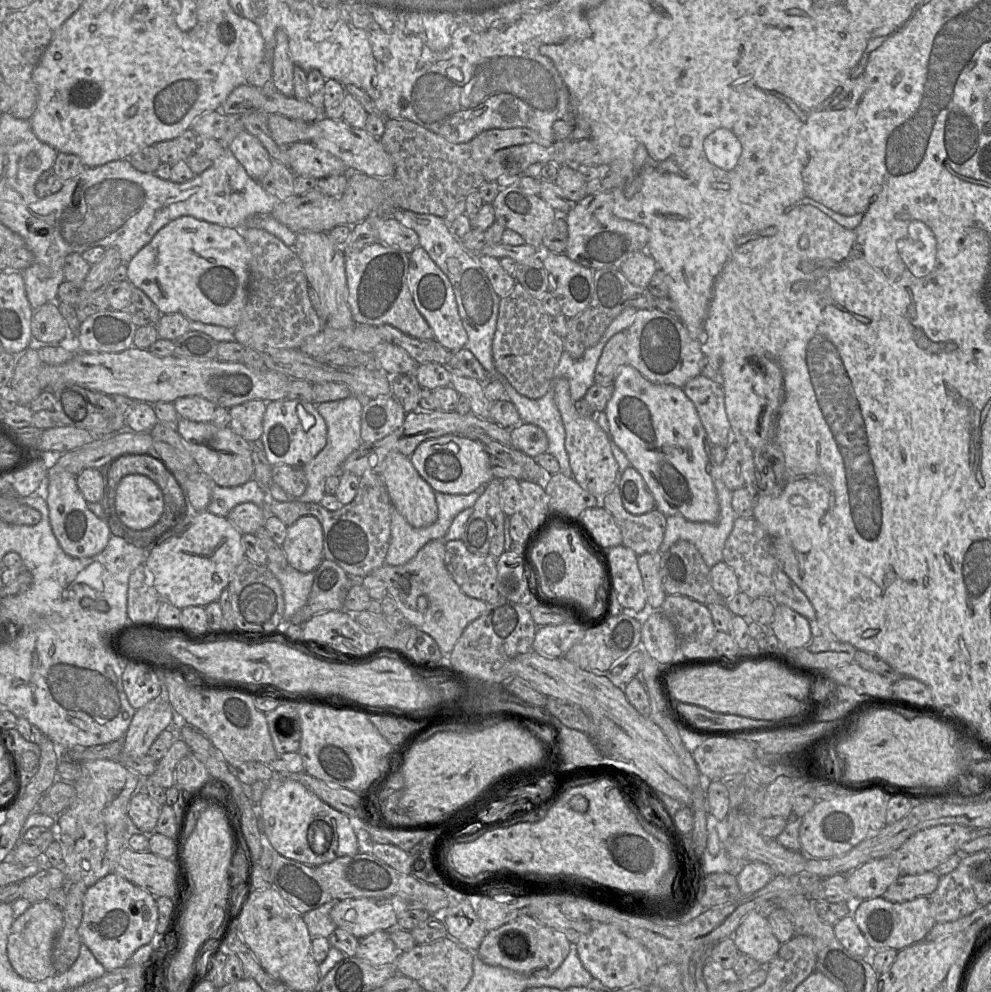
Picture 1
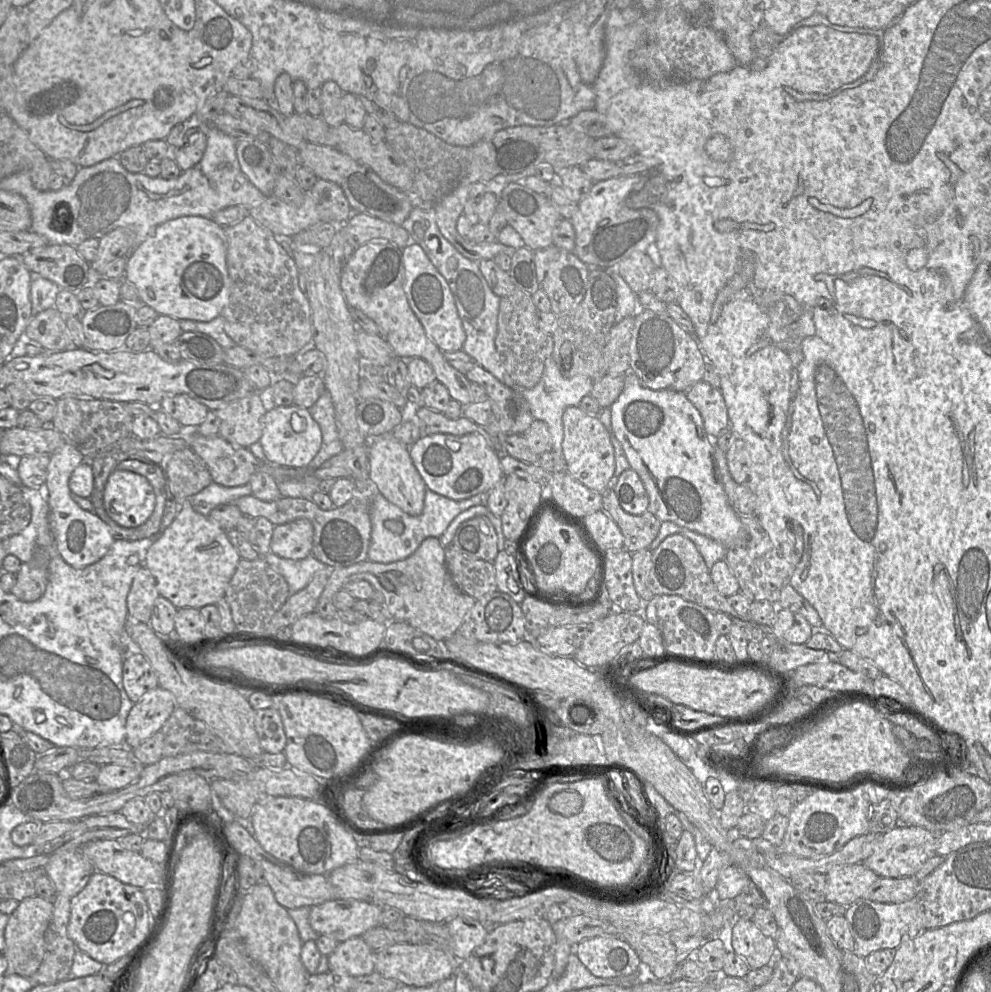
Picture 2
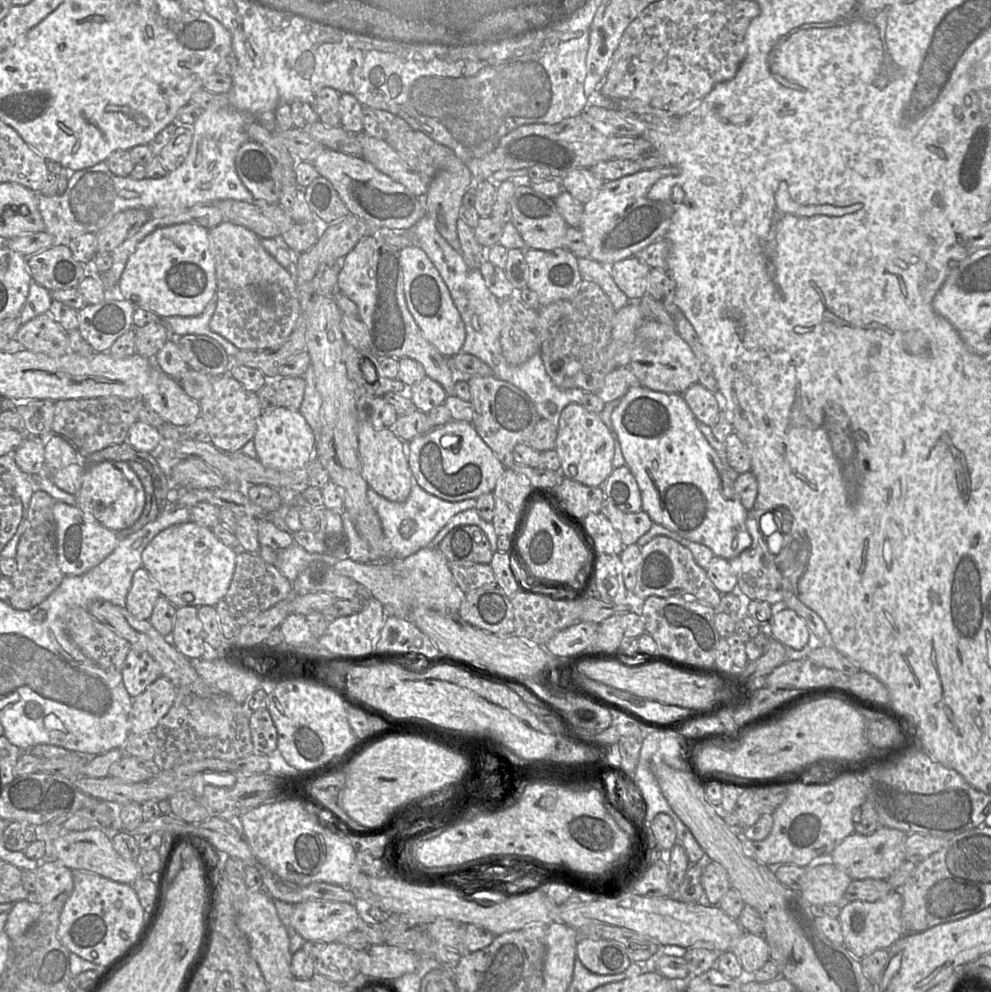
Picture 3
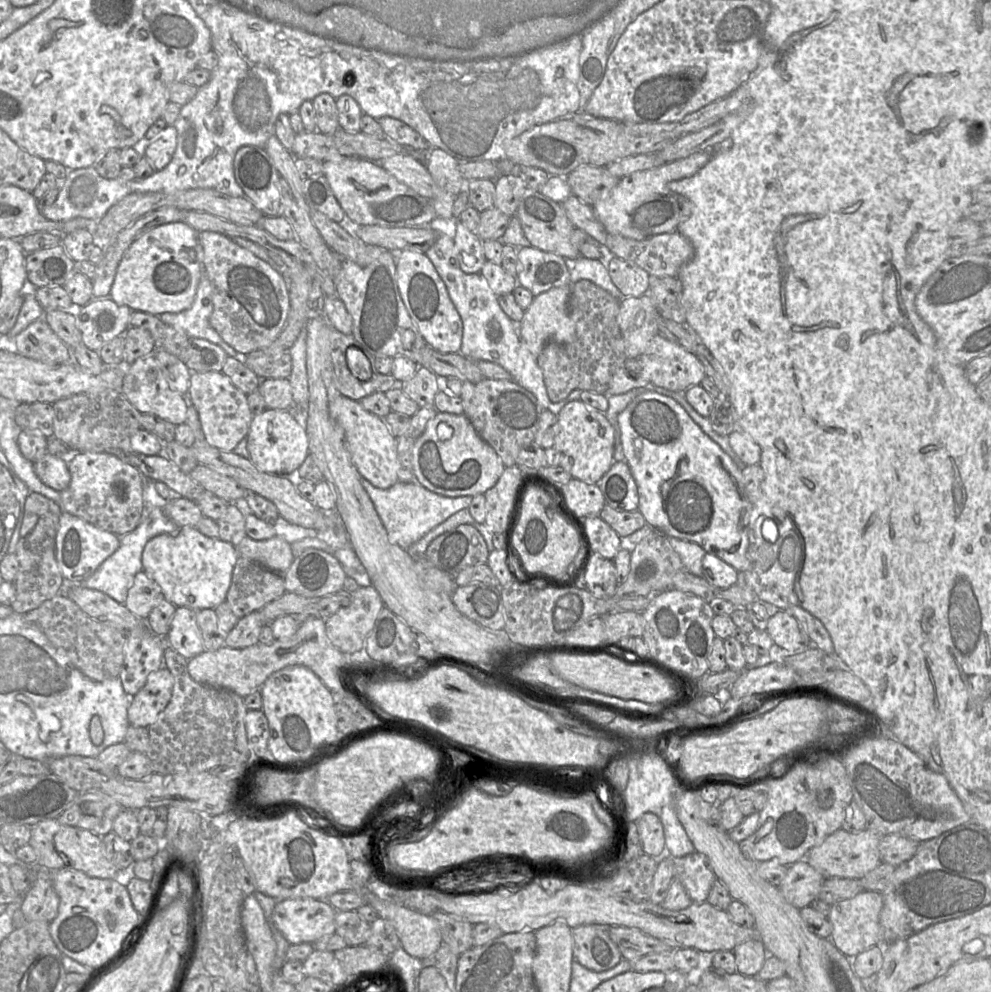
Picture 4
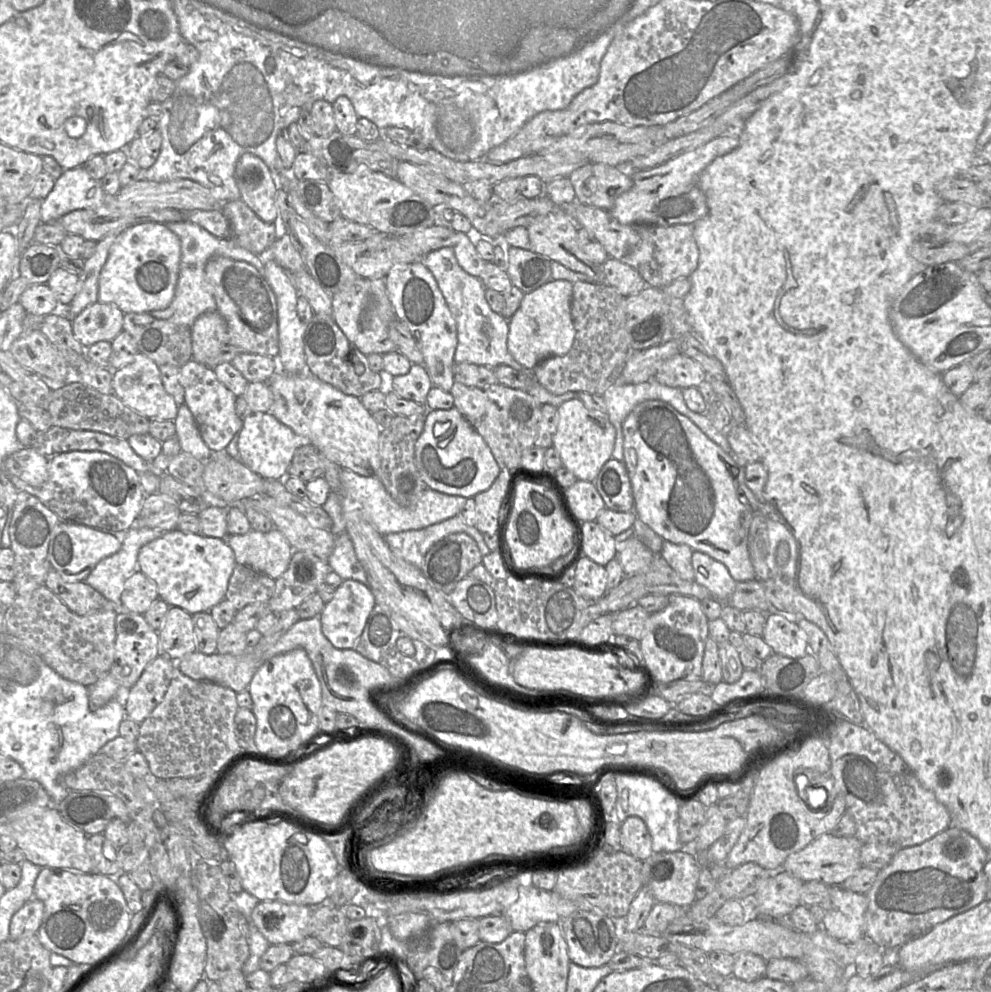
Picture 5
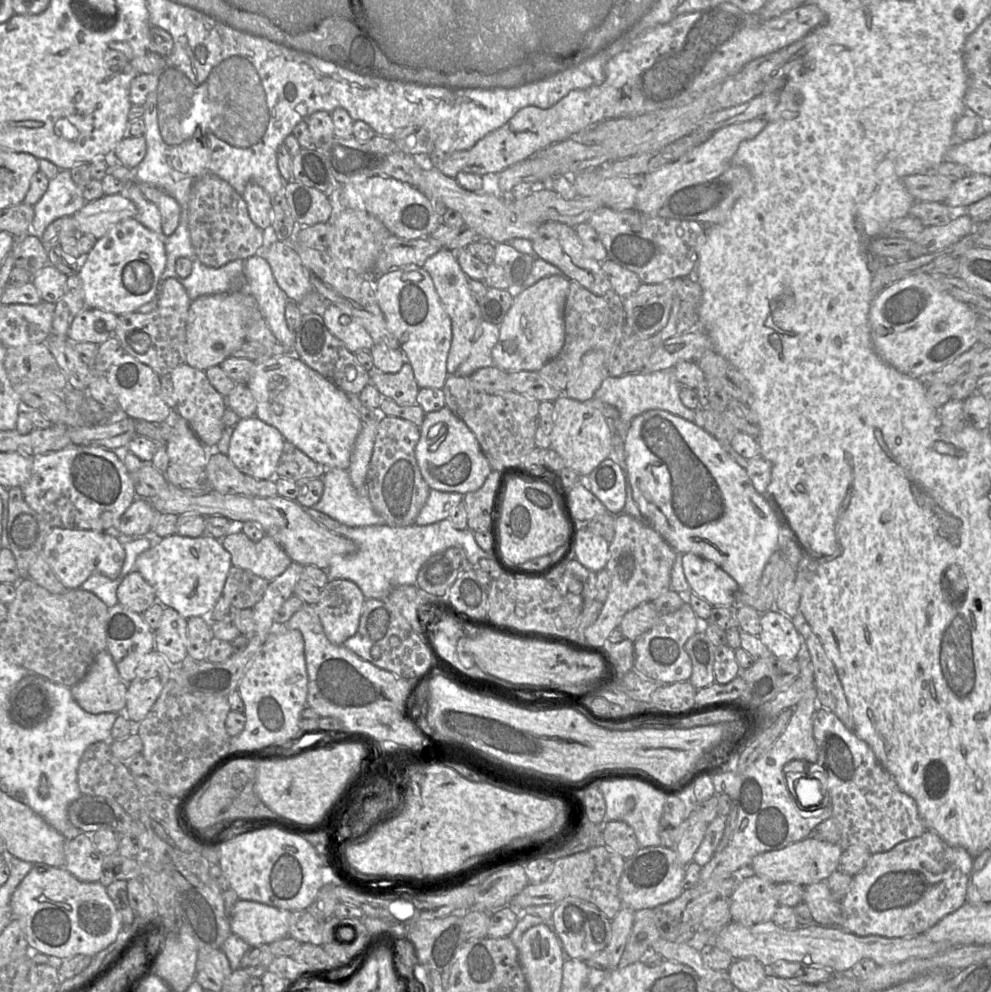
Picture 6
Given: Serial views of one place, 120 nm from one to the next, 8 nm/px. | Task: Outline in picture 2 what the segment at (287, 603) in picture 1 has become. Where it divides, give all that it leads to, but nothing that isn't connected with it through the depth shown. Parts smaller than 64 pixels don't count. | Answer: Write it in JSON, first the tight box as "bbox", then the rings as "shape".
{"bbox":[264,552,331,595],"shape":[[[269,552],[264,559],[274,571],[284,577],[289,587],[289,595],[305,588],[316,572],[331,568],[313,555],[300,560],[291,560]]]}

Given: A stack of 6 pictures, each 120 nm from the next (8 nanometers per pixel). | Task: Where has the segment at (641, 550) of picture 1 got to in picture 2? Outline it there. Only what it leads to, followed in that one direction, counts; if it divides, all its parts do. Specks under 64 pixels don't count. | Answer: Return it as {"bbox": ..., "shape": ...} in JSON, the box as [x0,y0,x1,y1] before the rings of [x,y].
{"bbox":[602,488,662,553],"shape":[[[613,488],[602,493],[602,510],[620,528],[624,536],[624,548],[630,553],[648,549],[660,531],[662,521],[650,511],[641,515],[624,511]]]}

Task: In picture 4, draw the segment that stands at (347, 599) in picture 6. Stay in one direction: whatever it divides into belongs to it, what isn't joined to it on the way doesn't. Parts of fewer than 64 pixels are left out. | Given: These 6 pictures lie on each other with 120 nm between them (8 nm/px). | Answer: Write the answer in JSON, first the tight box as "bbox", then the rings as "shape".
{"bbox":[325,583,385,653],"shape":[[[362,583],[351,593],[351,603],[325,619],[325,632],[334,647],[355,653],[365,647],[380,611],[385,607],[377,590]]]}

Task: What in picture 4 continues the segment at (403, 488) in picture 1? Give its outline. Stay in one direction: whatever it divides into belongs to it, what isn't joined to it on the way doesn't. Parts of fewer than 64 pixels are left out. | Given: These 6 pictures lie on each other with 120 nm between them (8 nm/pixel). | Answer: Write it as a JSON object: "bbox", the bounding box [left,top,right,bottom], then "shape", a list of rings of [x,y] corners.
{"bbox":[329,395,400,489],"shape":[[[339,395],[329,403],[331,417],[343,428],[345,444],[352,461],[362,476],[373,486],[387,489],[396,484],[400,462],[396,437],[391,433],[383,418],[365,410],[360,401]]]}

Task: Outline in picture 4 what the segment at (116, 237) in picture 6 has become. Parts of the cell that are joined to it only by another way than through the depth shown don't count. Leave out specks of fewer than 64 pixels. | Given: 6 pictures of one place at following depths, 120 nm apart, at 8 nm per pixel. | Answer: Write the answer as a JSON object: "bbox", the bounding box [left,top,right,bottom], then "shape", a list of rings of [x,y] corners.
{"bbox":[109,222,203,315],"shape":[[[173,222],[141,235],[119,262],[109,297],[118,305],[153,315],[188,309],[203,274],[203,250],[198,233],[184,222]]]}

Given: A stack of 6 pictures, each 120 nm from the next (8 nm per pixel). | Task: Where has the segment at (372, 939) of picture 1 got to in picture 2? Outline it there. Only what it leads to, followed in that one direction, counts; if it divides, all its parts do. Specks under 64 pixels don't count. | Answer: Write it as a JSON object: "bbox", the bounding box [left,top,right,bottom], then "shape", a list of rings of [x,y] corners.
{"bbox":[328,937,374,976],"shape":[[[353,937],[340,942],[328,955],[329,970],[346,972],[352,976],[371,974],[374,969],[374,951],[362,937]]]}

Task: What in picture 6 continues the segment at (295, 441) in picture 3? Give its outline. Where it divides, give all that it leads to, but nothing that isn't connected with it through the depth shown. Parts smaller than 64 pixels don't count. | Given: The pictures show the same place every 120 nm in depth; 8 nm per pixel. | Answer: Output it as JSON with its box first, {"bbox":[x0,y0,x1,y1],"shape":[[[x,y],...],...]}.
{"bbox":[227,415,285,480],"shape":[[[254,415],[240,419],[235,424],[227,456],[239,471],[248,476],[260,480],[274,479],[284,442],[285,439],[278,429]]]}

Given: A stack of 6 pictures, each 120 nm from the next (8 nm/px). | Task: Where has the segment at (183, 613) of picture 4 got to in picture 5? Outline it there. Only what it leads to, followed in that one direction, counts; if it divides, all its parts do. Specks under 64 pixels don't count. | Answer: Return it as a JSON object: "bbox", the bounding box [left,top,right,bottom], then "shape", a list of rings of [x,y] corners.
{"bbox":[158,607,197,661],"shape":[[[179,607],[169,608],[158,635],[160,655],[167,655],[172,661],[197,651],[192,615]]]}

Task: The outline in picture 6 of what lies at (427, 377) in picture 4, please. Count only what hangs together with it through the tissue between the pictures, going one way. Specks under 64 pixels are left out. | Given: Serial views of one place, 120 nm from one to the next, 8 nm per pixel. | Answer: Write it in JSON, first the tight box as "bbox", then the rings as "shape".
{"bbox":[370,361,419,405],"shape":[[[406,361],[396,373],[371,370],[370,381],[383,397],[391,398],[399,405],[416,404],[419,386],[414,378],[411,365]]]}

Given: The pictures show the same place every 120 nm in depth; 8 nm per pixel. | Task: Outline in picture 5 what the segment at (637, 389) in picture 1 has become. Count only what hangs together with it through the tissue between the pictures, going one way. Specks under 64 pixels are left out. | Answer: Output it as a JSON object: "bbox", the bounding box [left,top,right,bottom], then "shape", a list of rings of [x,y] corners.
{"bbox":[623,400,759,582],"shape":[[[661,400],[636,405],[623,422],[623,462],[634,497],[634,512],[665,541],[685,544],[723,563],[737,582],[756,578],[750,559],[748,535],[752,520],[759,512],[759,501],[746,485],[745,467],[731,458],[695,423]]]}

